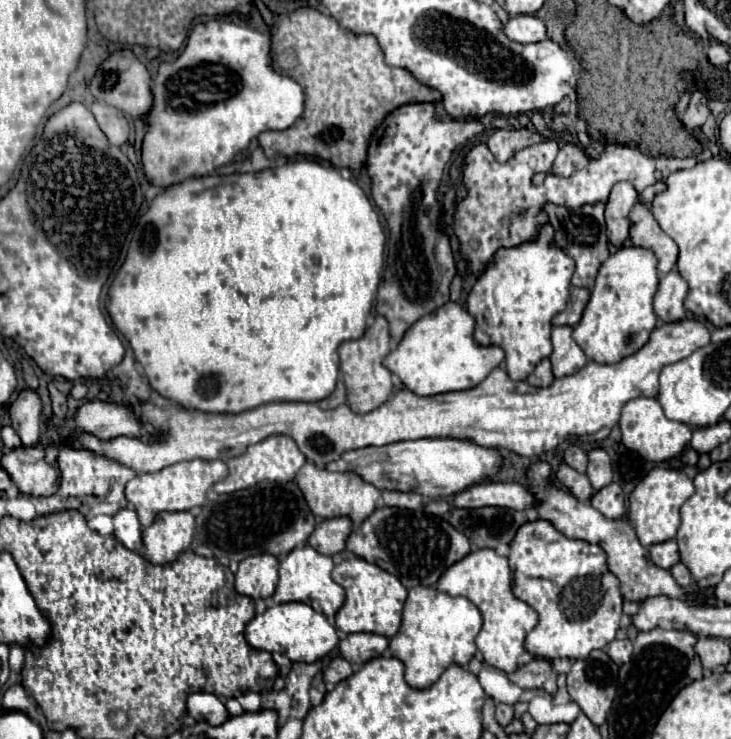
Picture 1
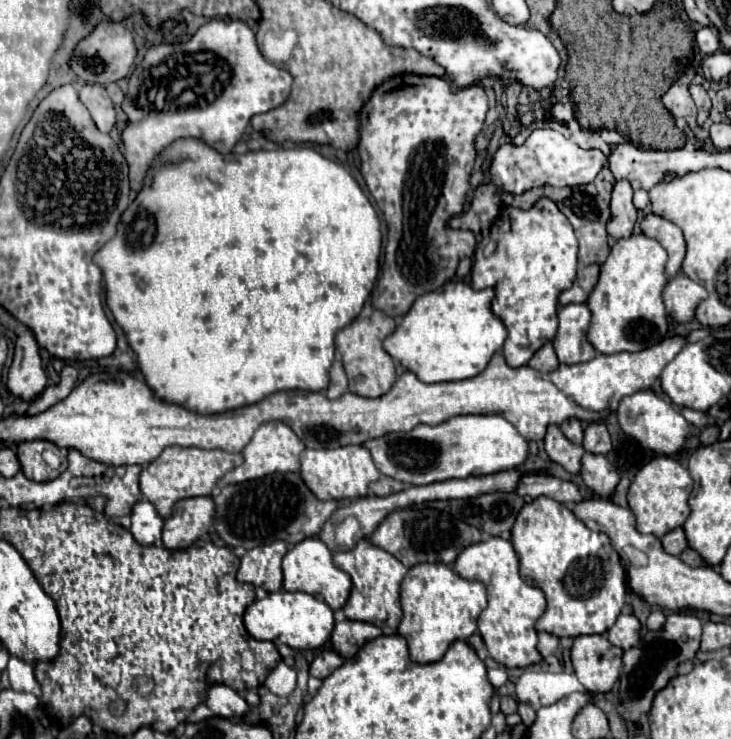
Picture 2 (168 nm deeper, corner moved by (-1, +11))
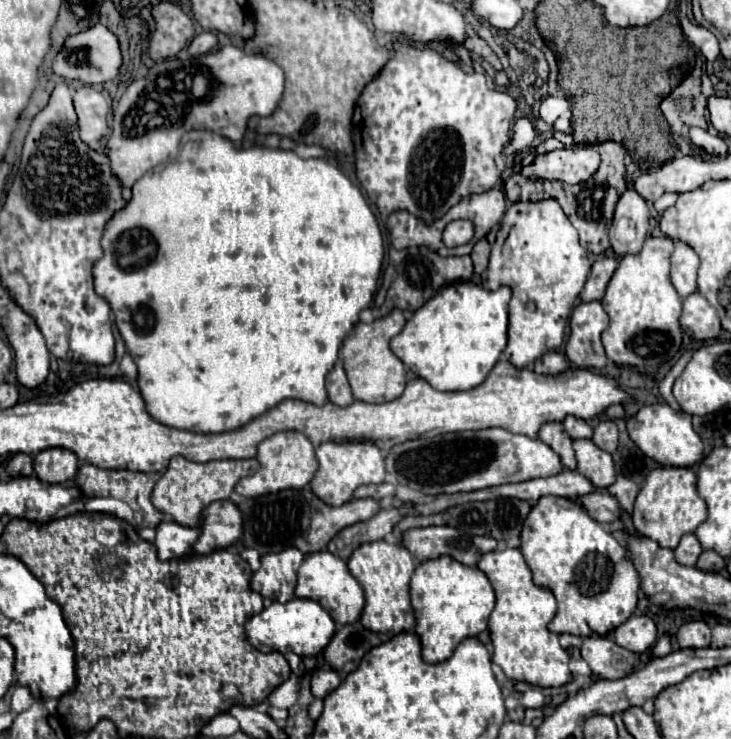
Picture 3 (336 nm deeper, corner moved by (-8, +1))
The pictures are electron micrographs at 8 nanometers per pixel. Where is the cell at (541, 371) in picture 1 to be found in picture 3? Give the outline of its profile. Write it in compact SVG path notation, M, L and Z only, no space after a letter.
M547 351L547 355L535 361L535 373L541 373L541 375L559 375L567 367L569 367L569 361L557 351Z

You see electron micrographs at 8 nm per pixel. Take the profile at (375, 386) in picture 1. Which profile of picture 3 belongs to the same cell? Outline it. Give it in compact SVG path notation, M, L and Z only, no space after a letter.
M399 309L391 311L387 317L375 319L371 325L357 323L353 333L343 341L341 347L341 357L343 357L343 367L353 391L353 397L365 403L387 403L391 399L397 399L403 389L405 389L405 365L393 355L389 349L389 341L401 333L405 327L405 317Z

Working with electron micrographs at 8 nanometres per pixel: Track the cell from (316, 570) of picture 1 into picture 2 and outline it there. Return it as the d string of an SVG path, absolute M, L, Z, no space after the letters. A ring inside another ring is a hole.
M316 537L304 539L298 545L294 545L286 553L286 557L282 561L282 569L284 569L284 589L286 591L304 591L314 597L320 597L330 605L332 611L342 609L350 597L352 579L346 577L346 573L332 563L330 549L324 545L324 541L320 541ZM346 591L348 591L348 595L346 595Z

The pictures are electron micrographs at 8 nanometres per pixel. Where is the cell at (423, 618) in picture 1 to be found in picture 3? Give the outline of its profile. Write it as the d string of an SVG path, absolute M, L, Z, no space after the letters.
M439 557L439 559L431 559L421 563L413 577L411 577L411 605L415 611L415 633L421 639L421 657L425 663L441 663L447 661L455 647L467 639L467 637L475 637L481 631L487 629L487 619L495 607L495 593L493 587L489 583L489 579L485 577L483 571L479 571L477 567L465 567L457 561L453 561L451 557Z

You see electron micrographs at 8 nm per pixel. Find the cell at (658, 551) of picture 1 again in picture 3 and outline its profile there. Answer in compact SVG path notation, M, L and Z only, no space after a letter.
M687 533L687 535L683 535L679 547L675 549L675 559L679 565L695 565L701 551L703 549L701 549L699 539L693 533Z

